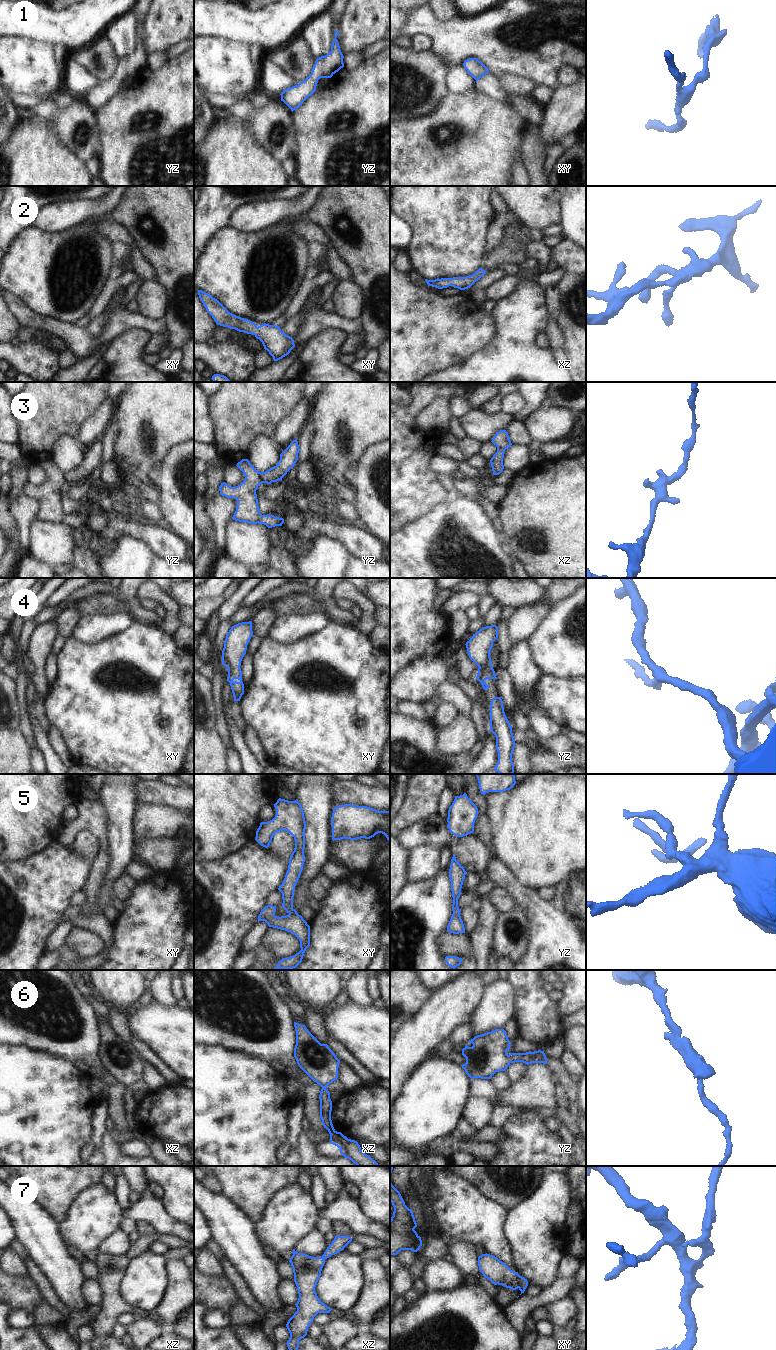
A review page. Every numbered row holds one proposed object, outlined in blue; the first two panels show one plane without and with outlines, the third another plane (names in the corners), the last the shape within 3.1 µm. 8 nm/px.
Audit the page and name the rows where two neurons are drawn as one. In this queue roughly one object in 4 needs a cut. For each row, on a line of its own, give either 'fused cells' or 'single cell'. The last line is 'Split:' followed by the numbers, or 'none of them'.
1: single cell
2: single cell
3: single cell
4: single cell
5: single cell
6: single cell
7: fused cells
Split: 7

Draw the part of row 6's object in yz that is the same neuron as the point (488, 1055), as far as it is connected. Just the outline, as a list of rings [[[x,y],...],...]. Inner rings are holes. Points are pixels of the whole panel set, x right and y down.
[[[495,1029],[491,1032],[477,1035],[469,1040],[469,1042],[472,1043],[473,1046],[468,1047],[466,1044],[462,1049],[462,1055],[466,1058],[466,1063],[461,1066],[471,1079],[490,1079],[496,1072],[506,1071],[507,1067],[515,1062],[523,1062],[527,1065],[532,1063],[547,1064],[546,1055],[544,1051],[541,1050],[526,1053],[510,1053],[508,1055],[507,1050],[510,1049],[511,1042],[504,1029]]]

